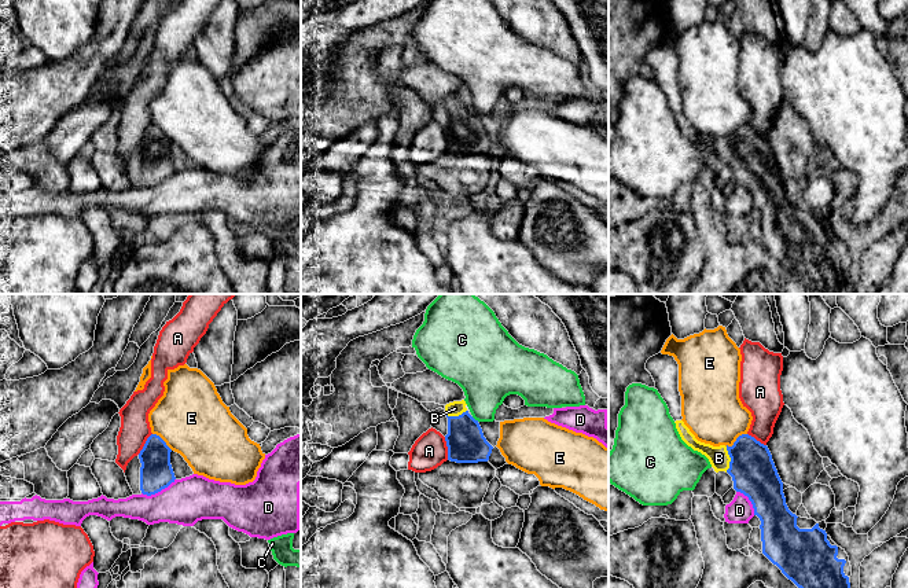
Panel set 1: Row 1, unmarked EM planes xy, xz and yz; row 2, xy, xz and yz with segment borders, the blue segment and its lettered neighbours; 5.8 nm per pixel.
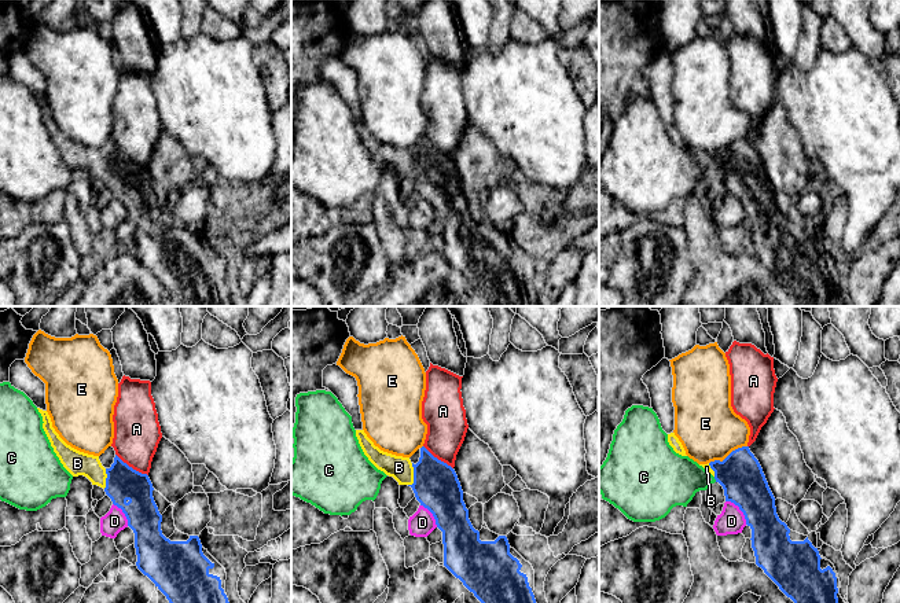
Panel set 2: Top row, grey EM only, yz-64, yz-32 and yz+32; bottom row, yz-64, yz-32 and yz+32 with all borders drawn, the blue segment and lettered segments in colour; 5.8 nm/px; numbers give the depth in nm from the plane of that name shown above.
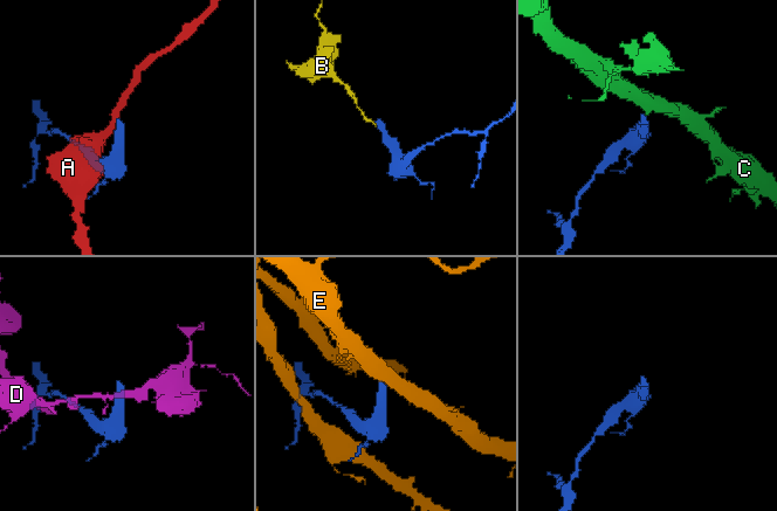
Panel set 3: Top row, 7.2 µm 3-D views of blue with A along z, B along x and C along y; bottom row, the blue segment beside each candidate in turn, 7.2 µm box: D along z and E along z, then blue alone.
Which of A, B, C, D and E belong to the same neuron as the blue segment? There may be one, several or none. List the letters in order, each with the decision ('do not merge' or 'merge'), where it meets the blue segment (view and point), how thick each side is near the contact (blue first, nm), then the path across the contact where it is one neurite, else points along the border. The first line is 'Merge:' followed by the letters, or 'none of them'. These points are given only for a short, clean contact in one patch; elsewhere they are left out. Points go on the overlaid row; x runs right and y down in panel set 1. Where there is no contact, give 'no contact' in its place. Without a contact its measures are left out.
Merge: B
A: do not merge | xz (448, 448) | 220/200 nm | along xz (444, 437), (448, 459)
B: merge | yz (731, 459) | 260/120 nm | across yz (753, 471), (742, 460), (731, 459), (719, 458)
C: do not merge | xz (474, 419) | 220/300 nm | along xz (471, 416), (478, 421)
D: do not merge | xy (158, 491) | 190/280 nm | along xy (175, 478), (154, 493), (142, 493)
E: do not merge | yz (736, 440) | 260/360 nm

